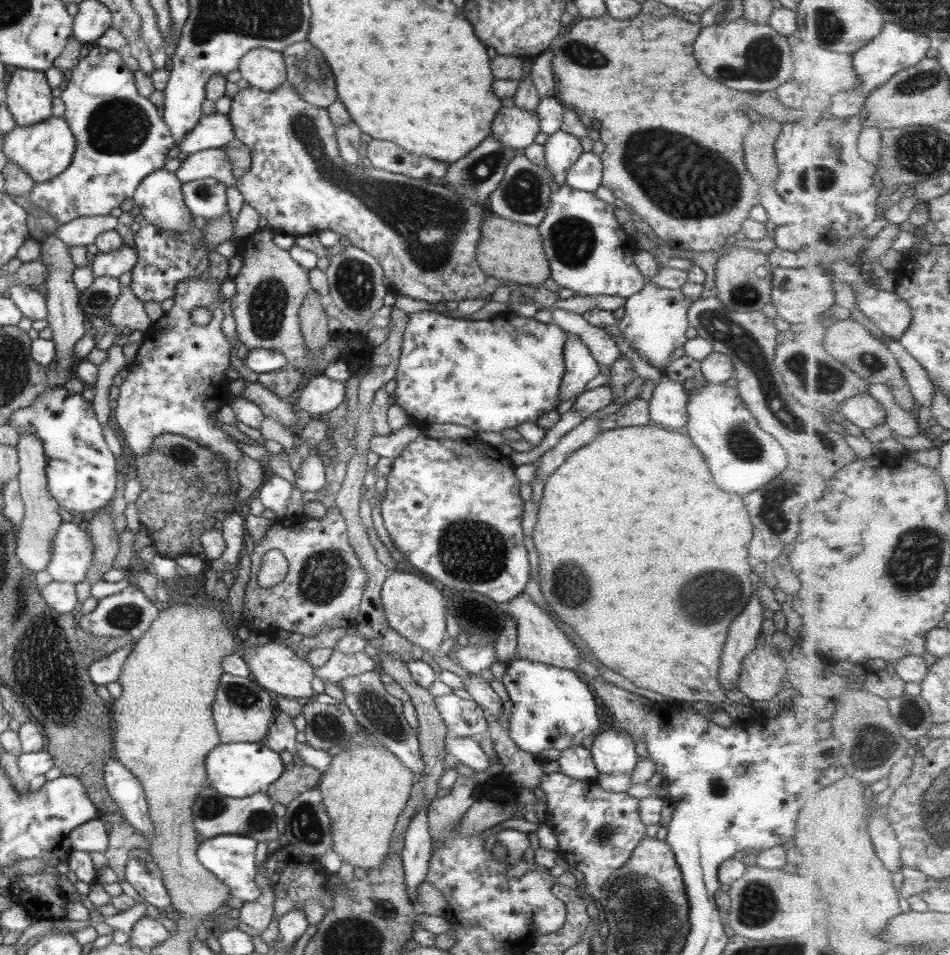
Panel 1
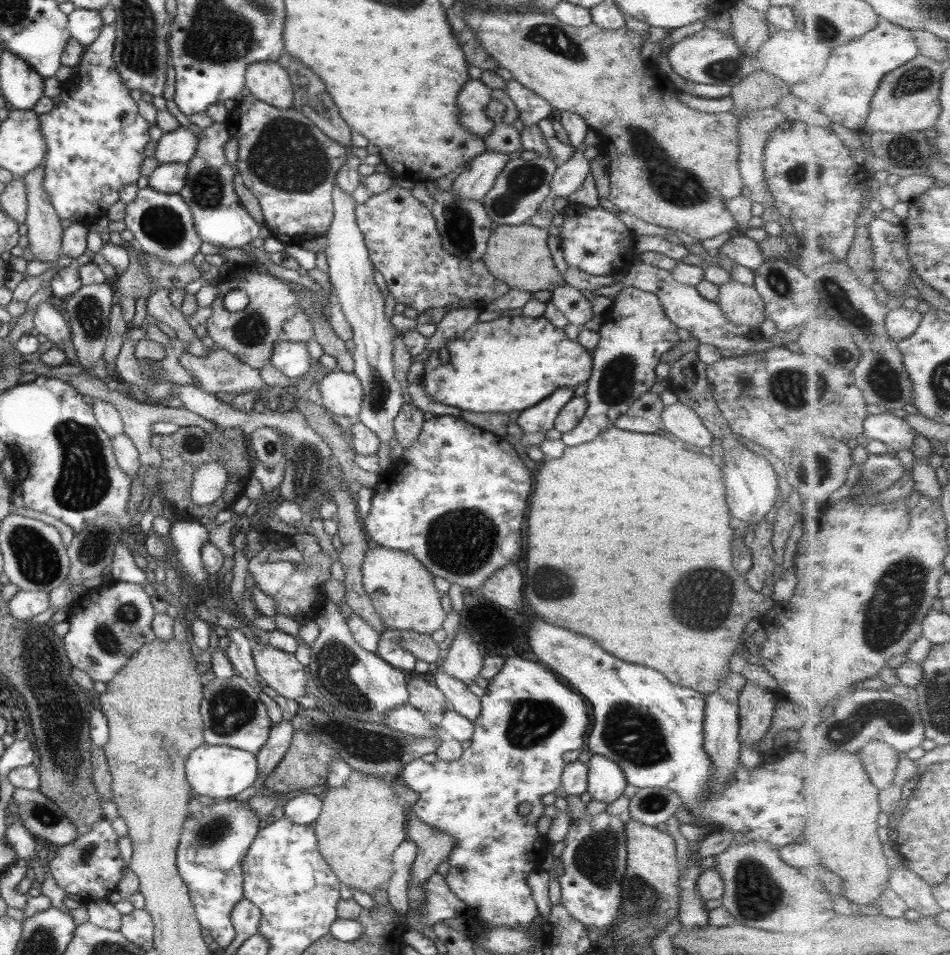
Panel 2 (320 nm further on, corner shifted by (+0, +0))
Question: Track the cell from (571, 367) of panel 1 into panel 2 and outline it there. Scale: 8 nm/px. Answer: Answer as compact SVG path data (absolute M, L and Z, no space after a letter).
M557 388L553 394L549 394L535 406L521 411L520 416L515 420L520 435L533 434L533 432L545 433L551 430L557 414L571 397L573 397L573 388Z

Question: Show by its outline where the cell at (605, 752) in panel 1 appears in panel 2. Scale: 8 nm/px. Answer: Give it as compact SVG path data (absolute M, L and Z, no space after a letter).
M591 755L586 766L586 791L590 800L611 804L621 796L626 782L622 770L613 761Z

